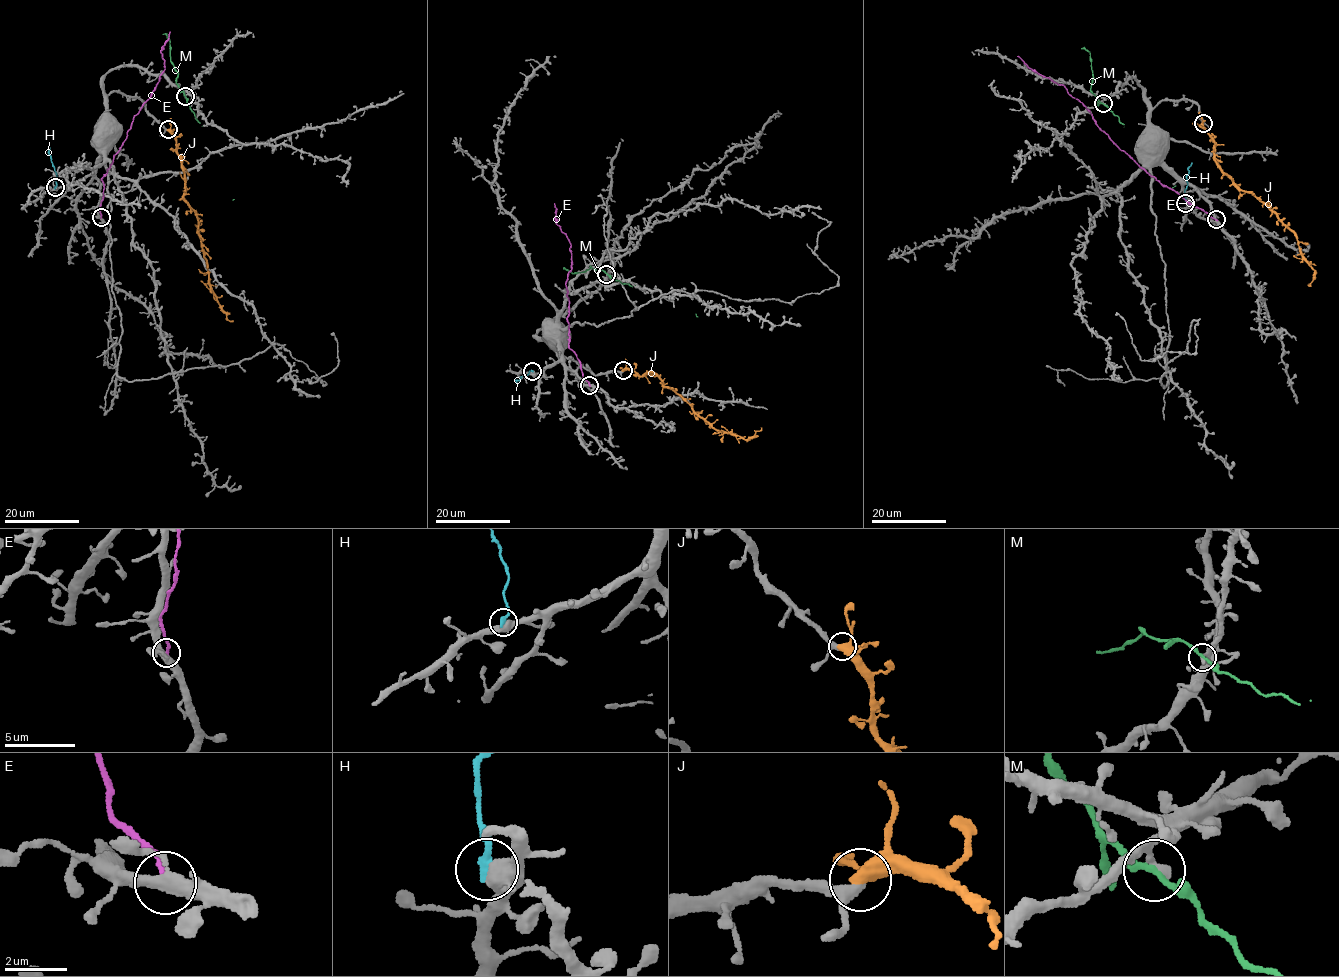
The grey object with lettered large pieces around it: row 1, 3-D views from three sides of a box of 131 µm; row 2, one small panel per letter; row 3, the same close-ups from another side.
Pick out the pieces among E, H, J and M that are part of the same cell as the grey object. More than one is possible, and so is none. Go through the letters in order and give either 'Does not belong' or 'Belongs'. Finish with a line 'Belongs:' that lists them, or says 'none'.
E: Does not belong
H: Does not belong
J: Belongs
M: Does not belong
Belongs: J

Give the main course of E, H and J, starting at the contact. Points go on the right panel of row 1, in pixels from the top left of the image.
E: (1216, 219), (1163, 186), (1116, 146), (1065, 87), (1037, 74), (1017, 56)
H: (1185, 203), (1188, 167), (1192, 162)
J: (1202, 123), (1214, 141), (1217, 166), (1296, 237), (1302, 259), (1314, 273), (1307, 284)

